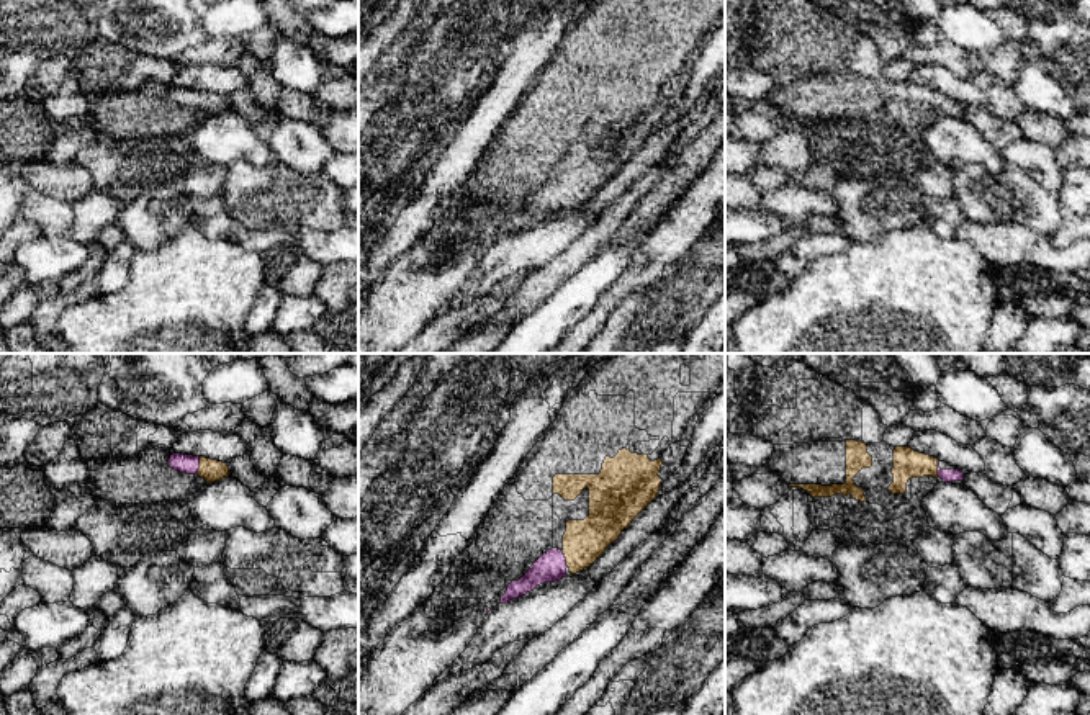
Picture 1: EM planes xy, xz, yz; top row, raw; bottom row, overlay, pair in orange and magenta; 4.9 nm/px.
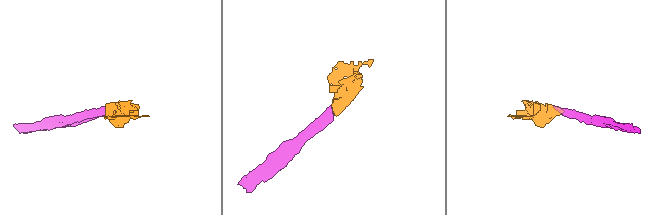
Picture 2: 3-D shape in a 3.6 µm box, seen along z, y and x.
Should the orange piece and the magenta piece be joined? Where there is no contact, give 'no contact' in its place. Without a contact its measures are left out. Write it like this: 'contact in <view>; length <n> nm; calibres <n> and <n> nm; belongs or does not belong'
contact in xy; length 90 nm; calibres 110 and 100 nm; belongs

